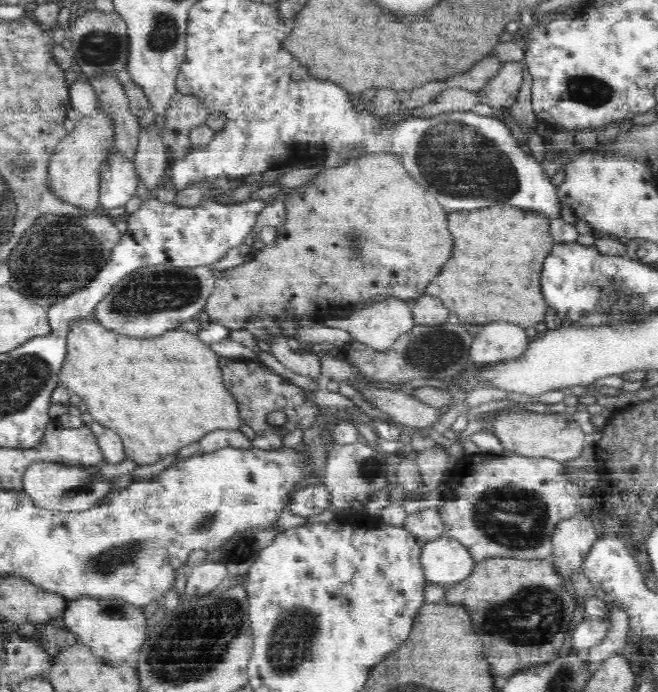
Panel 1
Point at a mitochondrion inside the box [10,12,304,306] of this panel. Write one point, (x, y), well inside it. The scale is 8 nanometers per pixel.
(103, 47)

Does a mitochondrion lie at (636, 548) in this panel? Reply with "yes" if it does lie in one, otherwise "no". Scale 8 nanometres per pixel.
no

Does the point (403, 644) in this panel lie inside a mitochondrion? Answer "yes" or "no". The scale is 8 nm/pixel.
no

